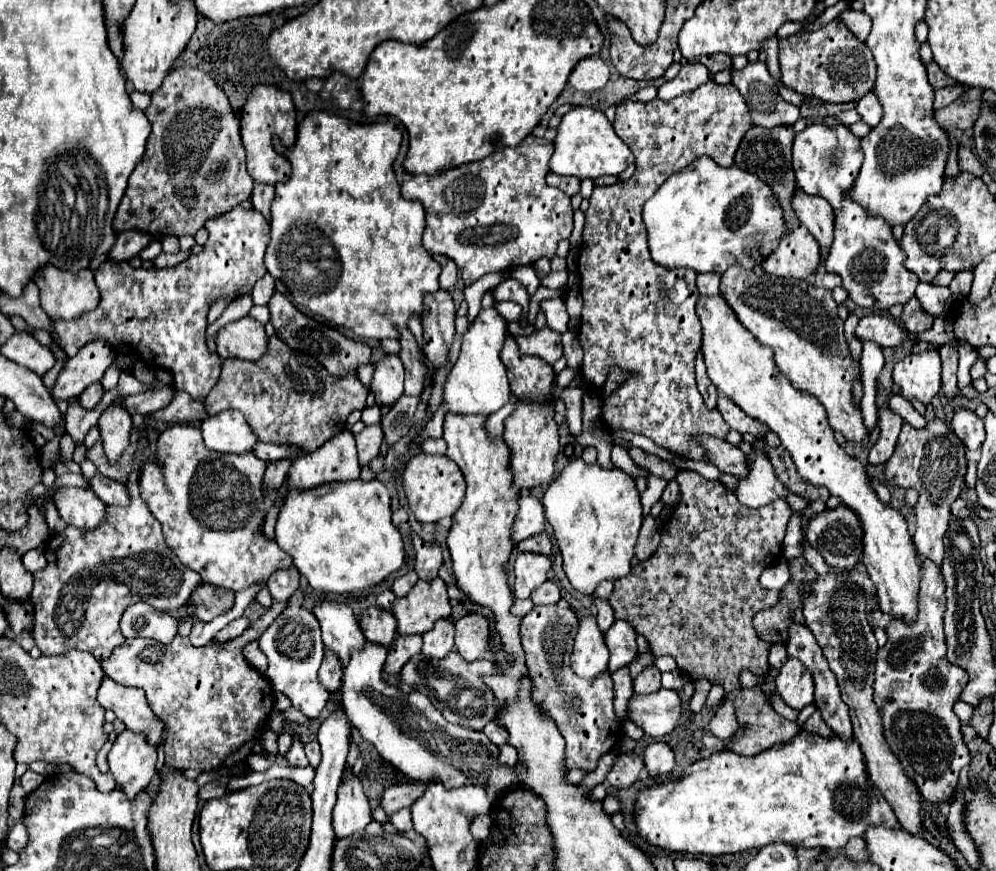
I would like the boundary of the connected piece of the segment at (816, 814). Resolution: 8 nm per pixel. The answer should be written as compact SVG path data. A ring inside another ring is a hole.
M803 729L791 741L773 745L755 757L743 757L725 749L707 759L695 761L683 771L681 779L649 787L639 795L635 805L635 823L639 835L655 847L685 851L691 855L725 855L765 847L777 841L793 847L841 849L851 837L865 839L869 825L895 829L897 817L881 791L873 787L857 741L843 741L837 735L821 737Z

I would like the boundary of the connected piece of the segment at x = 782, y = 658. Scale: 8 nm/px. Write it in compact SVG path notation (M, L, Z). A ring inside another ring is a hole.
M771 645L771 655L769 655L769 665L771 665L771 669L779 669L785 661L789 659L789 655L787 655L787 649L785 649L785 645Z

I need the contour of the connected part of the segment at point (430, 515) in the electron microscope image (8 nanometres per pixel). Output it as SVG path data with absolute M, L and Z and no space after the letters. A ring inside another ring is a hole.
M419 453L413 457L405 467L405 493L409 499L409 505L421 523L437 523L443 517L453 517L453 511L461 505L461 499L465 495L465 479L461 471L457 471L455 463L449 463L449 459L439 455L425 455Z

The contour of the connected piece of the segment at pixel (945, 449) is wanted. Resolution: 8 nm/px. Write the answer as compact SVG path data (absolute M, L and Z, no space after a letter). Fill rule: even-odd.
M931 419L925 429L913 429L909 423L903 423L903 429L899 433L899 441L895 447L893 457L887 461L885 477L891 485L899 487L913 487L919 491L919 501L915 505L915 535L913 543L917 547L917 553L929 561L933 561L937 567L941 567L941 559L945 553L943 547L943 535L949 527L949 507L959 497L965 481L967 471L967 459L965 459L965 445L953 435L953 431L945 425L943 419Z

